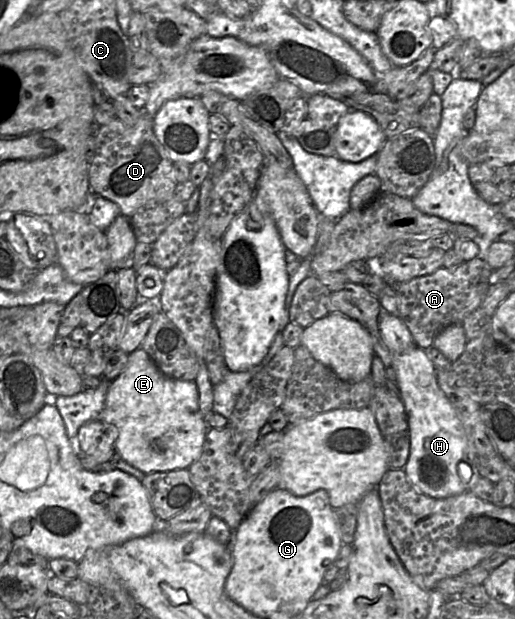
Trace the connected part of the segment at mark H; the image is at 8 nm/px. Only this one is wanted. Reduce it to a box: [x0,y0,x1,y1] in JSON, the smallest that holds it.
[378,305,482,499]

